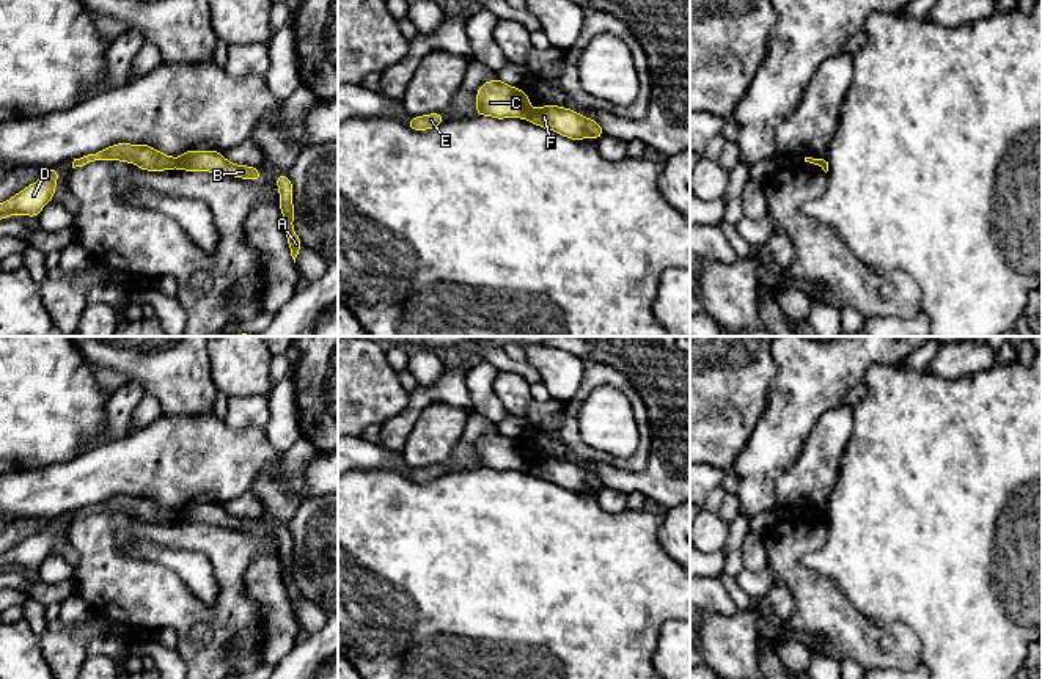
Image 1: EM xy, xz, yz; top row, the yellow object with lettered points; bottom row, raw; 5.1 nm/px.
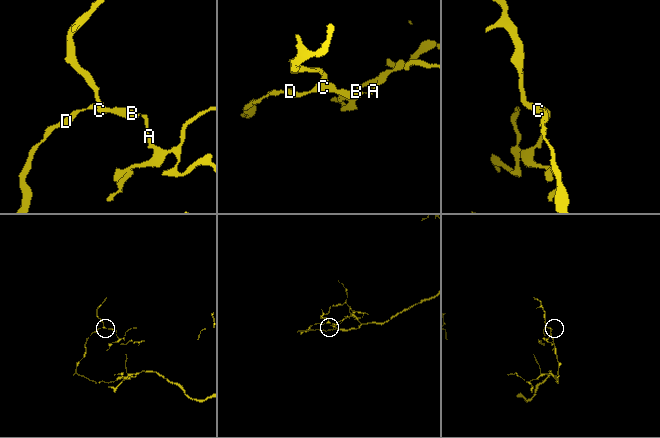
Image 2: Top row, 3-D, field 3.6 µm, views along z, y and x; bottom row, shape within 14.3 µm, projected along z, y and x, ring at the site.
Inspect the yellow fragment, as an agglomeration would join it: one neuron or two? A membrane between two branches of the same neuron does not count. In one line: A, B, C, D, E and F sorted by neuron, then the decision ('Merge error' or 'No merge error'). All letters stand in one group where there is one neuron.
Groups: A B F / C D E. Merge error

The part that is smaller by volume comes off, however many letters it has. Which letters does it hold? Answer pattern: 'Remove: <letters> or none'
Remove: A, B, F

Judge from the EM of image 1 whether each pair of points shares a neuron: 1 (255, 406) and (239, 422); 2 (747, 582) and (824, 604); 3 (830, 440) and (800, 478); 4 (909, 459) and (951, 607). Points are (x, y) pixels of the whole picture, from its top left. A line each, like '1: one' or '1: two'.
1: one
2: two
3: one
4: one

